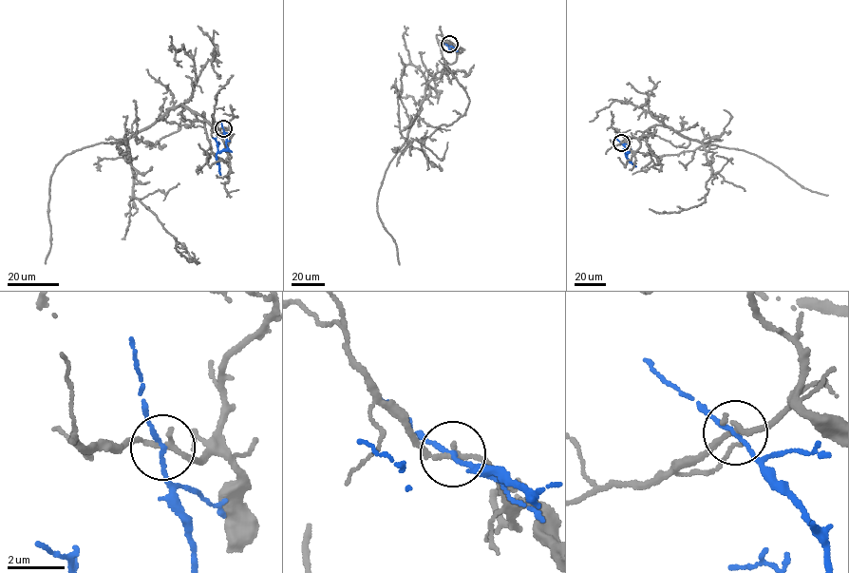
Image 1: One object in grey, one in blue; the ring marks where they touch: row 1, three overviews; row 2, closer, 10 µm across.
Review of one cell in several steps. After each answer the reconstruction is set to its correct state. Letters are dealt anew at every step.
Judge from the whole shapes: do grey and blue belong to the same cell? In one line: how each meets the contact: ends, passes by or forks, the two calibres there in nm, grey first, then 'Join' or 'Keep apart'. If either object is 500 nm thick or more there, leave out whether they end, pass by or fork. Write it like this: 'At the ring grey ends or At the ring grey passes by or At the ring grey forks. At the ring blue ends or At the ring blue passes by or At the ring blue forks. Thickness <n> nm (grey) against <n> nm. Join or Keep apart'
At the ring grey passes by. At the ring blue passes by. Thickness 180 nm (grey) against 120 nm. Keep apart

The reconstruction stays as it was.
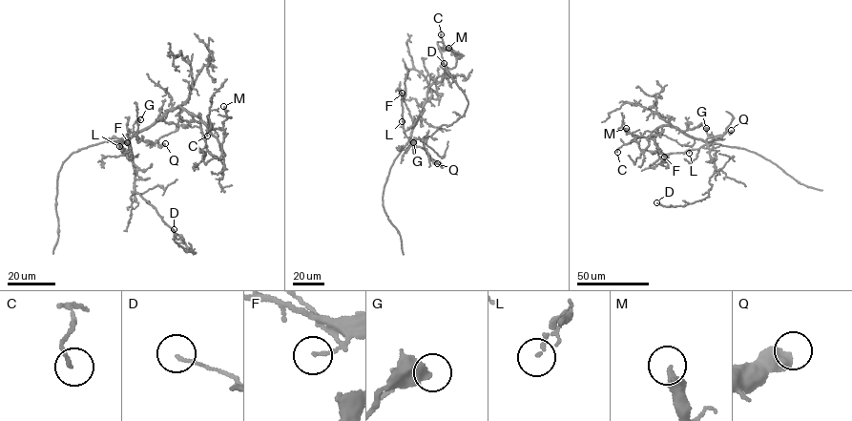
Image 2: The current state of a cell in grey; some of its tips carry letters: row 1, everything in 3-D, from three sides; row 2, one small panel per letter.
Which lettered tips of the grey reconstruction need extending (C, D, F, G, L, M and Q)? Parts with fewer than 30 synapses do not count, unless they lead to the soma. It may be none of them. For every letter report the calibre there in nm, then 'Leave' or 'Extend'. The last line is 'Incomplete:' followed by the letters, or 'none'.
C: Thickness 140 nm. Leave
D: Thickness 110 nm. Leave
F: Thickness 120 nm. Leave
G: Thickness 550 nm. Leave
L: Thickness 110 nm. Leave
M: Thickness 420 nm. Leave
Q: Thickness 600 nm. Leave
Incomplete: none

